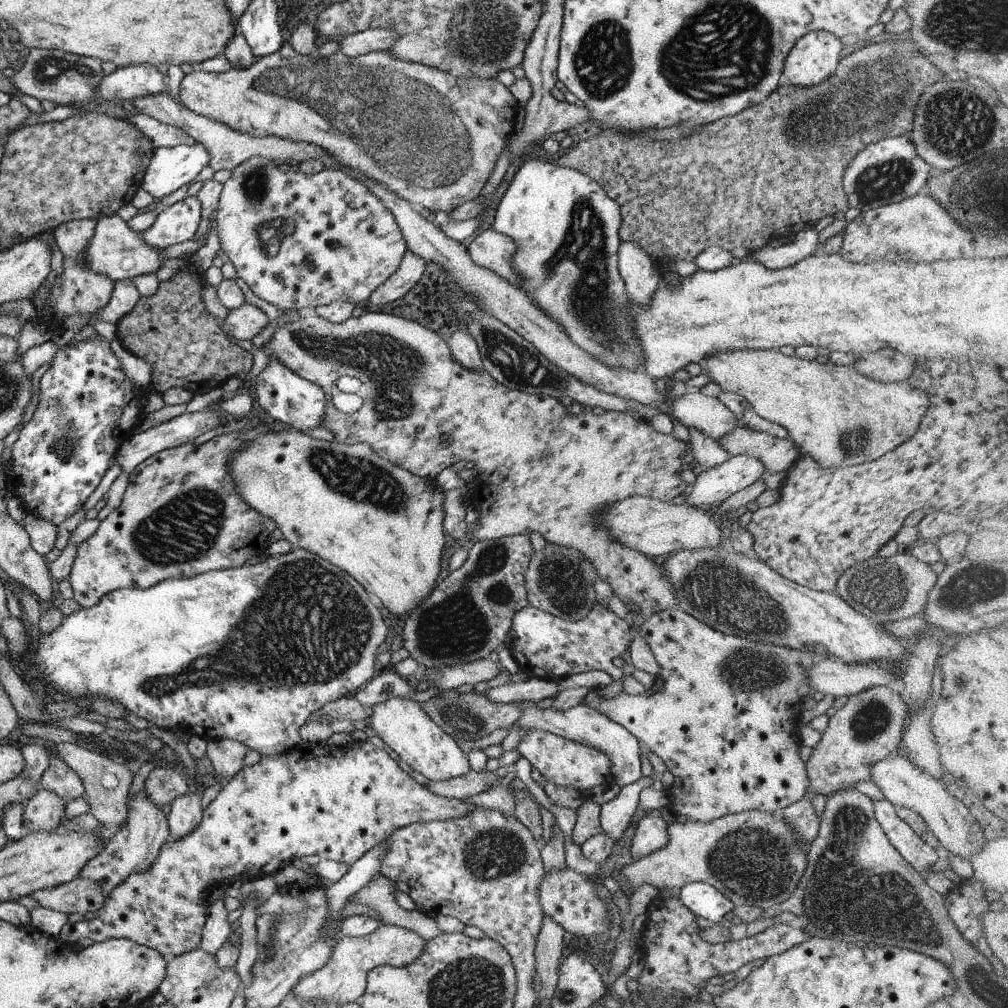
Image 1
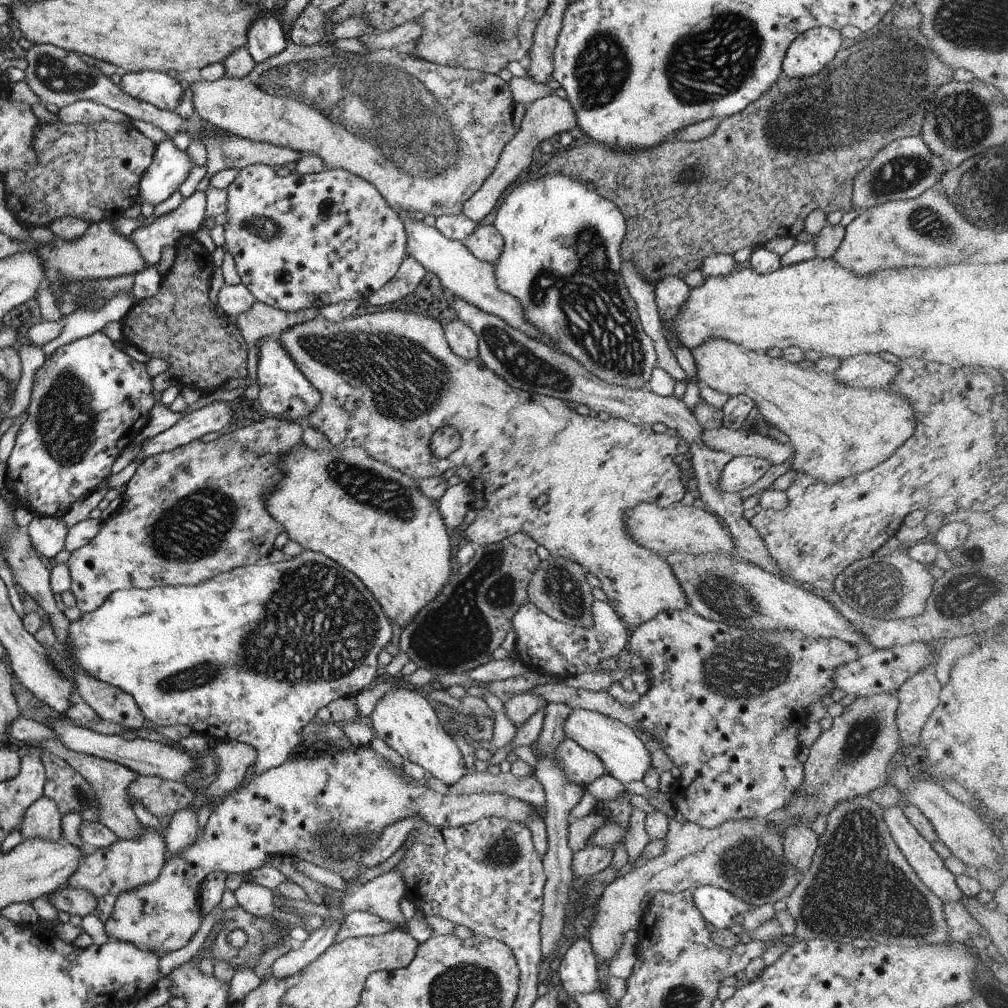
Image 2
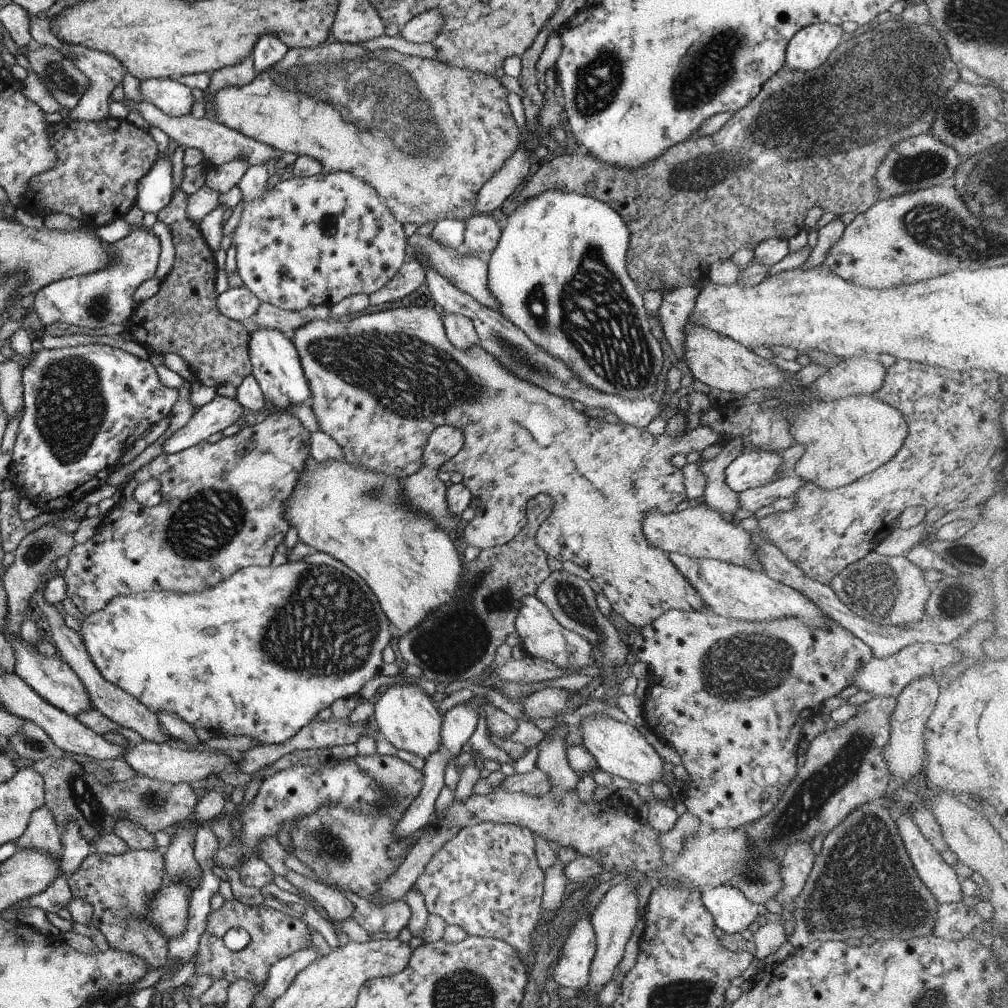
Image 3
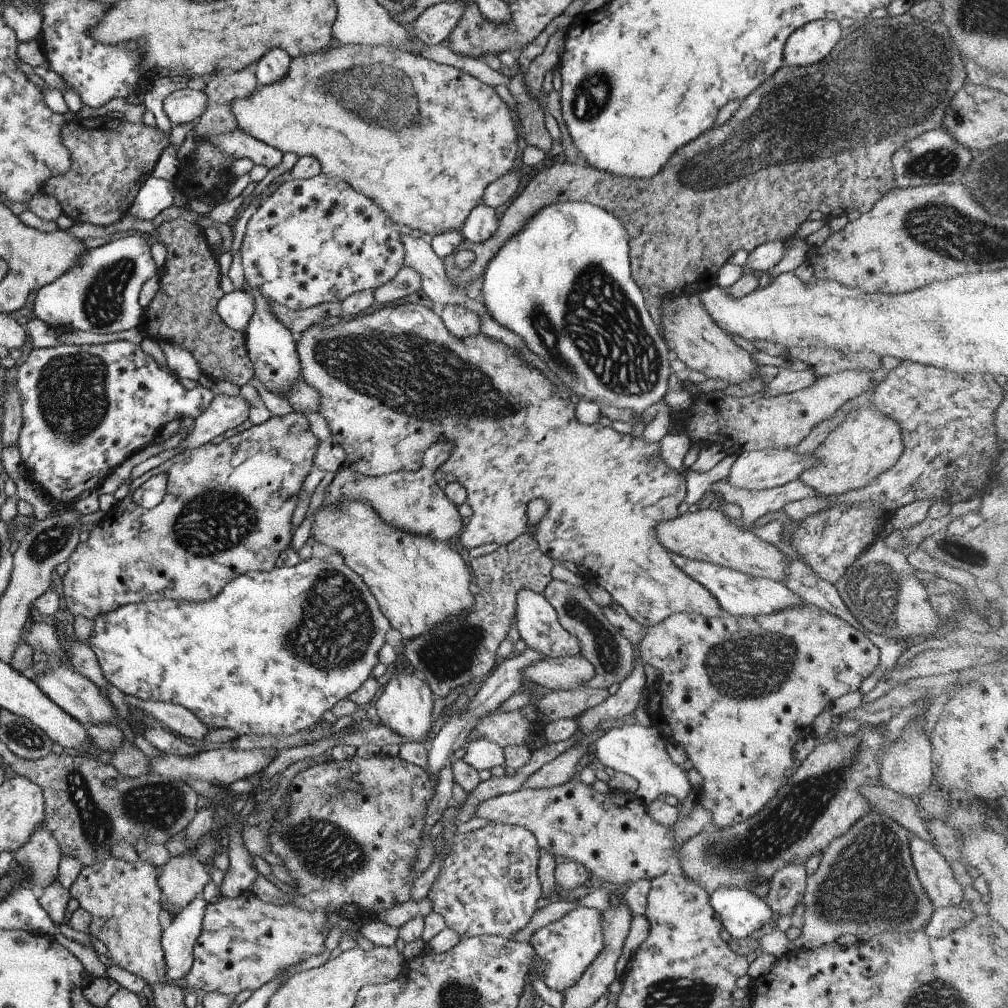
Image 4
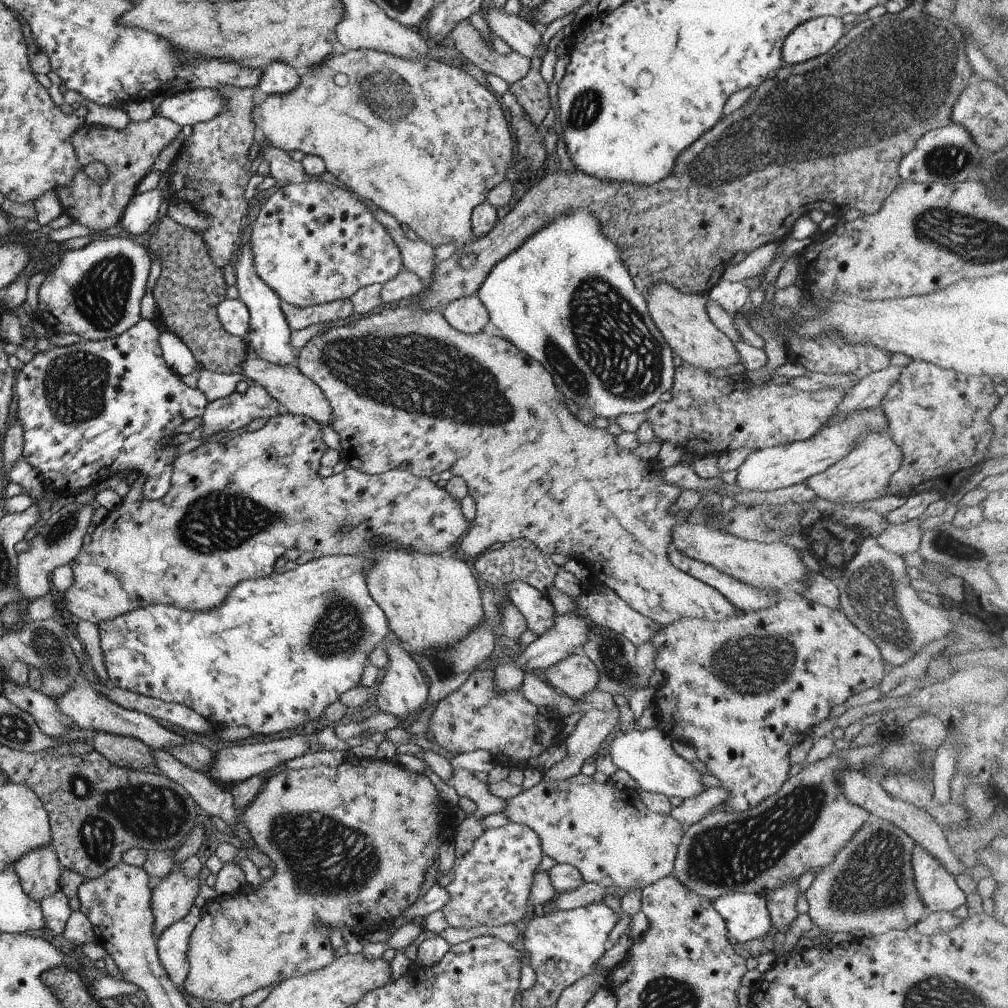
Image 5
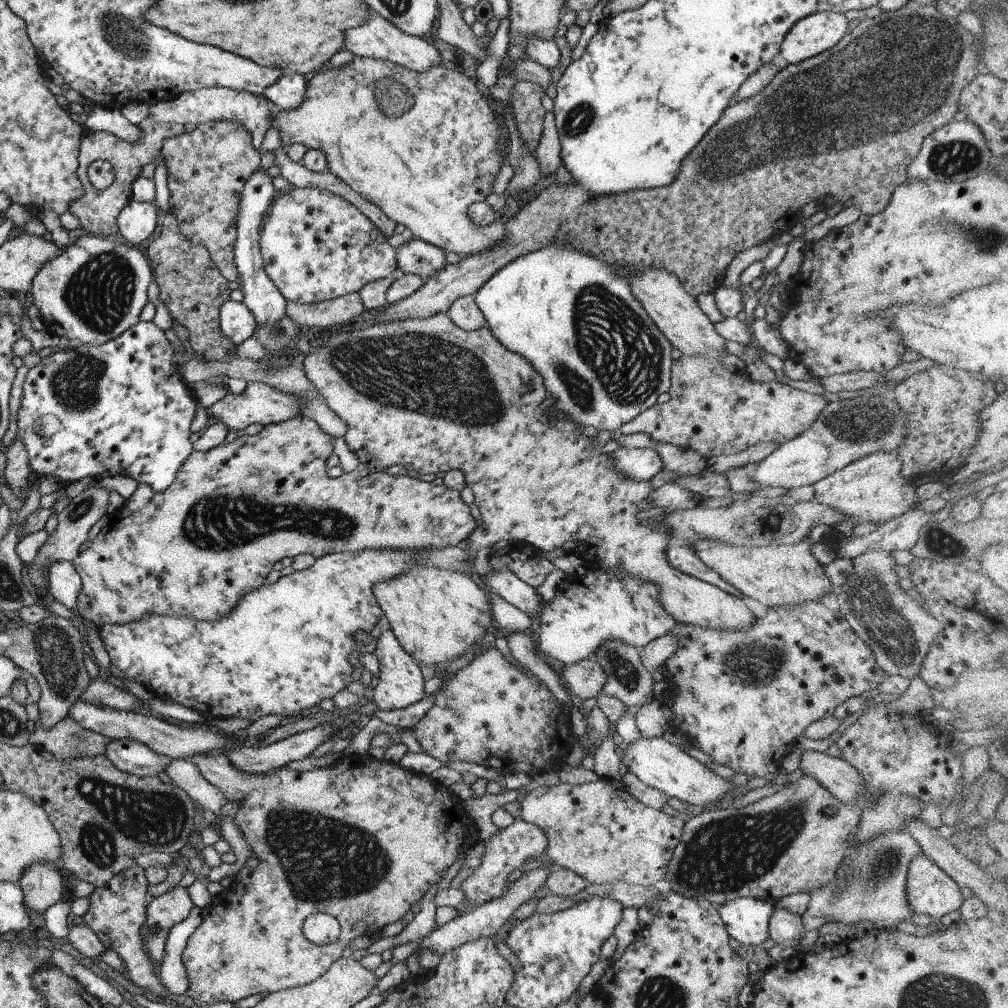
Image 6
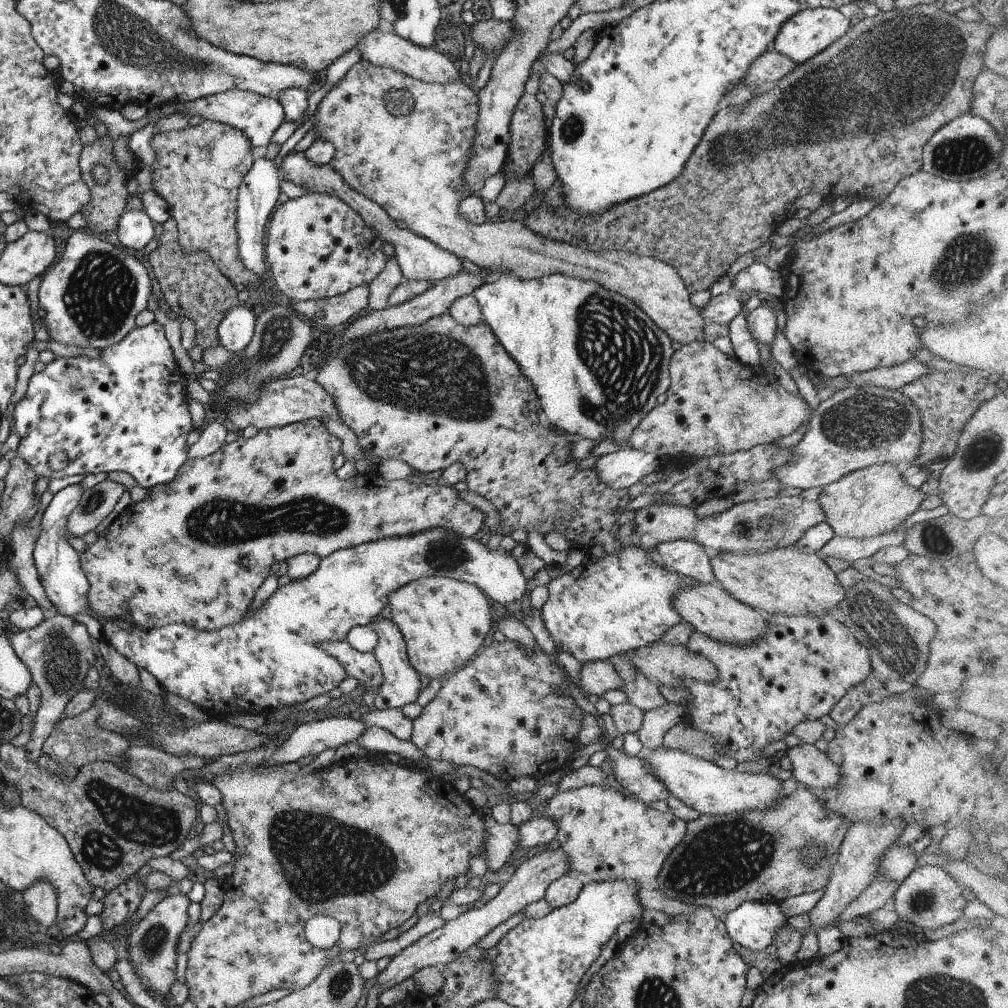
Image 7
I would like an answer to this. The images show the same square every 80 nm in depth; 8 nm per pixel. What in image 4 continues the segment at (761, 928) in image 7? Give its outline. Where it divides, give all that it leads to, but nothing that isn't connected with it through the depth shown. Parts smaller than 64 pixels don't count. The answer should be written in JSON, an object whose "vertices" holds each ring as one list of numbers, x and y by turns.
{"vertices":[[719,887,708,897,710,907,720,920,720,928,732,938,745,938,771,922,772,910,764,898,747,888]]}

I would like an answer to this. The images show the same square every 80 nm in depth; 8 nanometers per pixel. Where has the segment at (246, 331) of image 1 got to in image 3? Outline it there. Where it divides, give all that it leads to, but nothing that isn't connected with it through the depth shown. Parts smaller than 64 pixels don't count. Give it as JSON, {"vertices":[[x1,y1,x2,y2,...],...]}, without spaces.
{"vertices":[[260,302,258,309,246,321,248,331,267,327,268,329,279,329,288,339,292,339,294,330,306,325,310,320,323,320,330,318,330,306,320,304,308,306,298,311,288,311,277,308,269,303]]}

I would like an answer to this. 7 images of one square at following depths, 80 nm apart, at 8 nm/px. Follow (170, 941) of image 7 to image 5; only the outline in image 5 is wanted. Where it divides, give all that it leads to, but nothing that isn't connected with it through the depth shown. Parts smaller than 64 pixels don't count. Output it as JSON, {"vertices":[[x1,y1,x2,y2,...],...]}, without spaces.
{"vertices":[[171,870,151,891,152,931,158,938,161,931,181,918,193,914,194,898,201,879,187,879,182,871]]}

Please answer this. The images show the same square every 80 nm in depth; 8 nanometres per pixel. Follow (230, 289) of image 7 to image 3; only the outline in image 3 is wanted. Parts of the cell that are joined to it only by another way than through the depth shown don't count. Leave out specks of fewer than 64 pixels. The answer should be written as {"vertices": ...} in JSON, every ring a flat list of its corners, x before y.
{"vertices":[[171,188,171,200,158,212,157,219,169,229,174,248,174,259,171,270,160,280,158,291,141,304,138,304,129,317,125,328,143,348,165,356,175,353,182,356,190,366,196,381,208,387,219,387,231,384,237,388,246,376,252,374,252,366,247,354,248,328,242,322,226,319,216,307,217,292,215,291,216,265,213,252,206,245,197,225,186,219,188,195,180,189]]}

